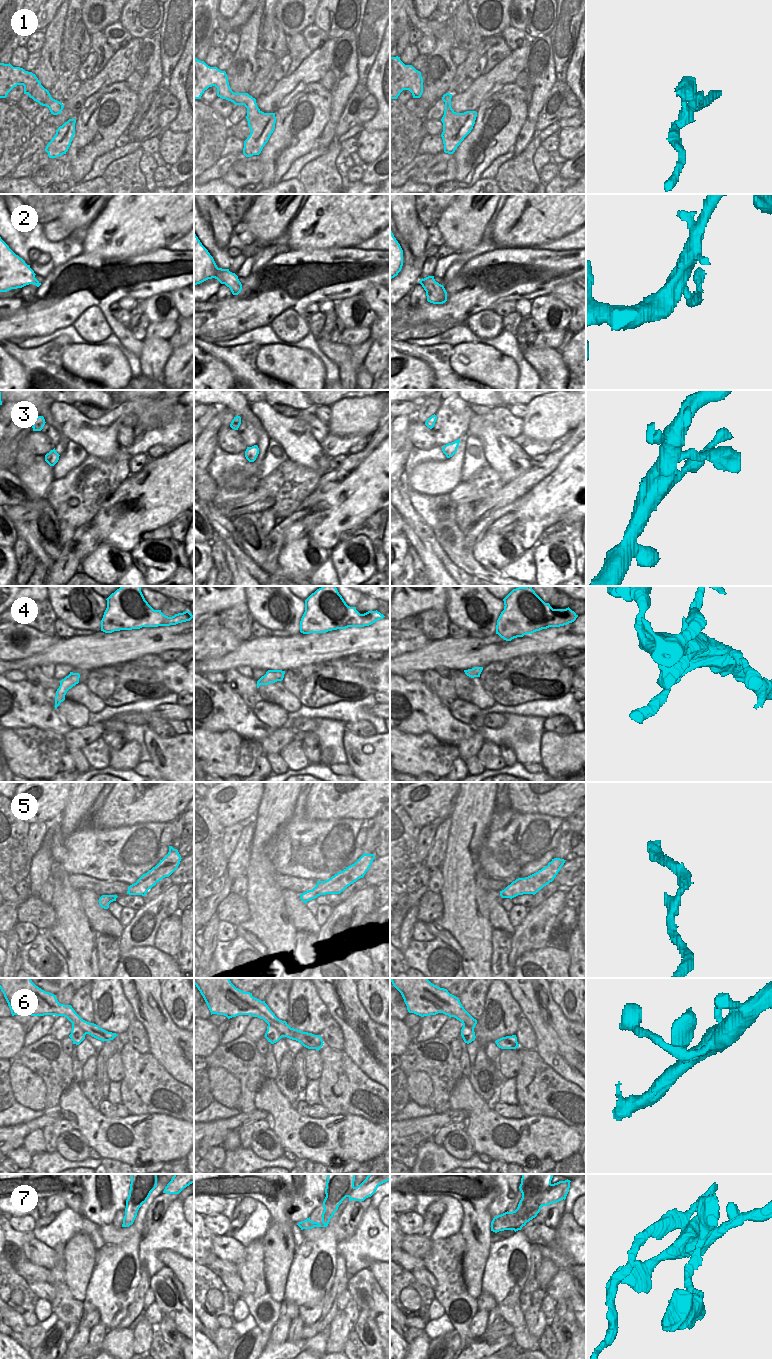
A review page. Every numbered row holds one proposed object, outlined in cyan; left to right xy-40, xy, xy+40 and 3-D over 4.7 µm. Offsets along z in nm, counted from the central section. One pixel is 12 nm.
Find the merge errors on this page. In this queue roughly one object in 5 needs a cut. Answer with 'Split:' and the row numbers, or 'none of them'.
Split: 2, 7

